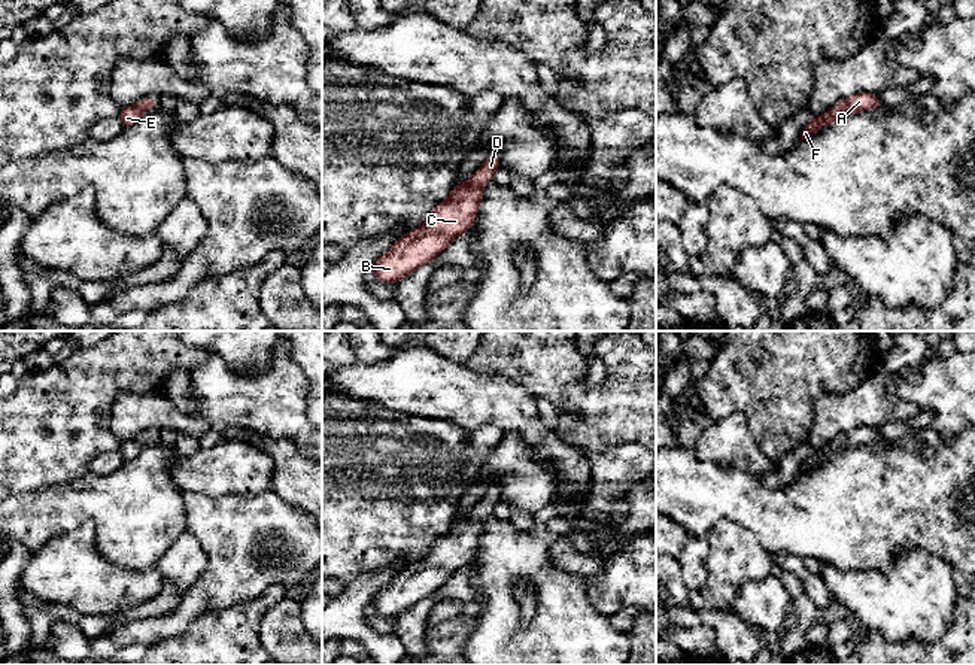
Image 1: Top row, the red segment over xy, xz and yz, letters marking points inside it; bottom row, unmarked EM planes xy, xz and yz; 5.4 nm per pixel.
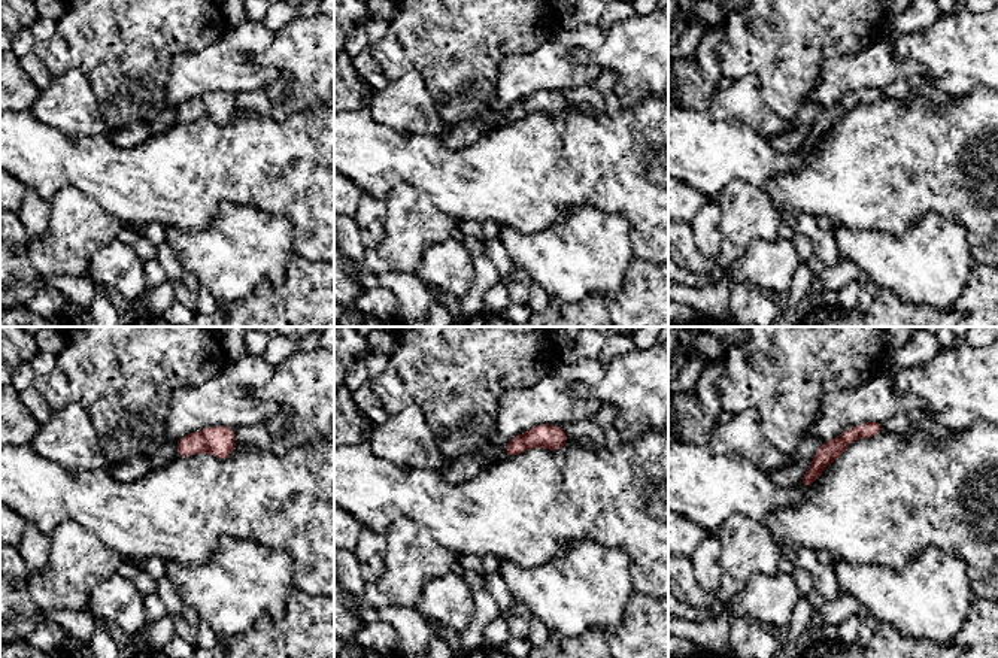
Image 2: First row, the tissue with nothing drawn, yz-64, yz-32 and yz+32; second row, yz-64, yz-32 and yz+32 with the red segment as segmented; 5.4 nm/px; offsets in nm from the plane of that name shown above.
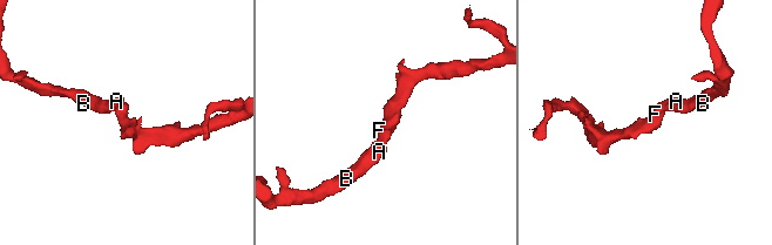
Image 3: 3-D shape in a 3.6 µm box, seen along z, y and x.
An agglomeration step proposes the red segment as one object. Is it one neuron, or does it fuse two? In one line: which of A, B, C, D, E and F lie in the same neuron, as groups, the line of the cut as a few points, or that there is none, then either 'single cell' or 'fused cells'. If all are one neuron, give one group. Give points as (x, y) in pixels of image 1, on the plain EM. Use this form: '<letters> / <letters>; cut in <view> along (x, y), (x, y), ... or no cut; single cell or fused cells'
A B C D E F; no cut; single cell

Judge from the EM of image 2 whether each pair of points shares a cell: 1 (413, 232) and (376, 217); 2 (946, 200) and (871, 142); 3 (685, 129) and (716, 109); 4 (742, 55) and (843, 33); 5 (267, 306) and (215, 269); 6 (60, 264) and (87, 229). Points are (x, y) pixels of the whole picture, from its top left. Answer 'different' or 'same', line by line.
1: different
2: same
3: different
4: same
5: different
6: same

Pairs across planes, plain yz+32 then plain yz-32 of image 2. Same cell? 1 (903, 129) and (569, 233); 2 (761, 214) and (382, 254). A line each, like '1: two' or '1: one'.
1: two
2: one

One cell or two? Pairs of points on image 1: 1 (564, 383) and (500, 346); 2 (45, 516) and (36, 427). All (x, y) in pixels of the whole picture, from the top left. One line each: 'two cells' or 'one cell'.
1: one cell
2: two cells

